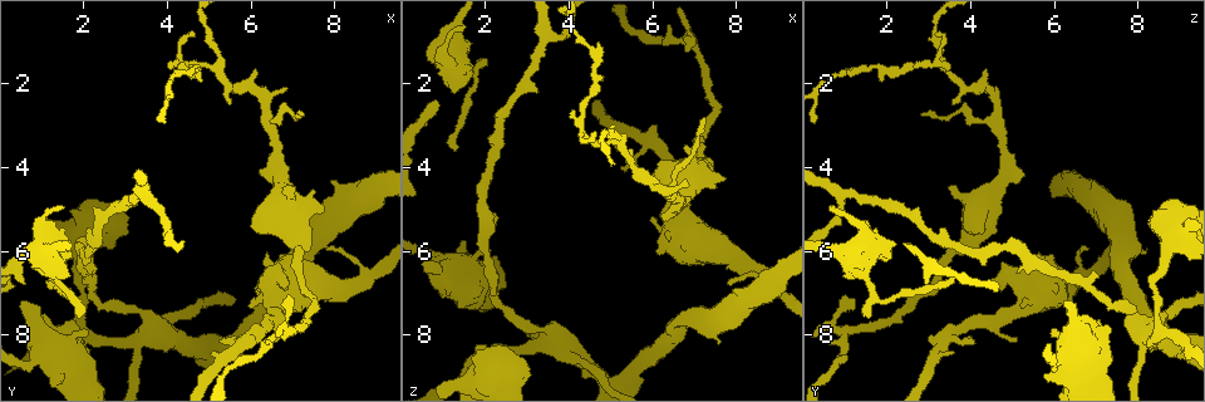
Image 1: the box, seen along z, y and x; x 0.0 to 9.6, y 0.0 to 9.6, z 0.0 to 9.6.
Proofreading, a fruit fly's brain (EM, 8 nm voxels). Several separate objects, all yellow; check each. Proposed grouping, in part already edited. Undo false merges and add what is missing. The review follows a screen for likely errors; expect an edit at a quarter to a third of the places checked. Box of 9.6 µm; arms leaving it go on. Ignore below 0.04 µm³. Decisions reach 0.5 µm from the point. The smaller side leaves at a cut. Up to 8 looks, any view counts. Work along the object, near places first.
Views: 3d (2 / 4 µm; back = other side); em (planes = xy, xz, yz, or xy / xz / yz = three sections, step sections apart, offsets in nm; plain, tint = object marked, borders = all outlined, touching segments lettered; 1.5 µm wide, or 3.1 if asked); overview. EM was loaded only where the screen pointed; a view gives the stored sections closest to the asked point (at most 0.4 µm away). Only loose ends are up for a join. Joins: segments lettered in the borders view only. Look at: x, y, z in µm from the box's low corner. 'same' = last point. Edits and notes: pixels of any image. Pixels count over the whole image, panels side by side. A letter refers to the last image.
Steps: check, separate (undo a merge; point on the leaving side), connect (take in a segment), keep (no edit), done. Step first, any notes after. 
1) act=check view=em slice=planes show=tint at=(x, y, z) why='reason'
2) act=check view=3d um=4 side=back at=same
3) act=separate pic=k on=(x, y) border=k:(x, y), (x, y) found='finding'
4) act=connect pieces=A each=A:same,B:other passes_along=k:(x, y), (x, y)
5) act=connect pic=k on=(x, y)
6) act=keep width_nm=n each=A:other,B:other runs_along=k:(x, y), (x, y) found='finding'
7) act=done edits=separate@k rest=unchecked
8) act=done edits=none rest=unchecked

act=check view=em slice=yz step=4 show=borders at=(0.65, 8.80, 6.00)

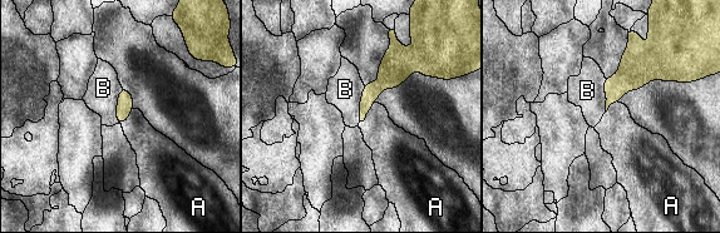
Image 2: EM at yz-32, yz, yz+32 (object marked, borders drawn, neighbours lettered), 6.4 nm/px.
act=check view=em slice=xz step=4 show=borders at=same why='another direction'

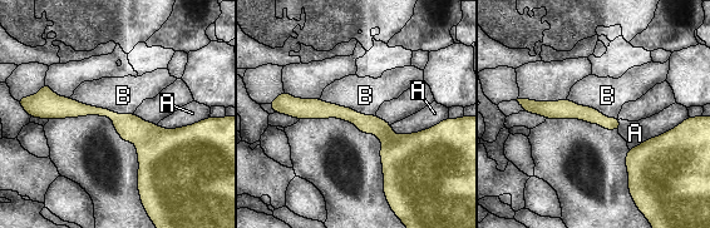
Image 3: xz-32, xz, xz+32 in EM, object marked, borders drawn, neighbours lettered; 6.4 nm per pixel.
act=keep width_nm=60 each=A:other,B:other border=3:(69, 98), (133, 114) found='continuous, no second cell'

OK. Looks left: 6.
act=check view=em slice=planes show=borders at=(1.90, 7.65, 1.60) why='free end'

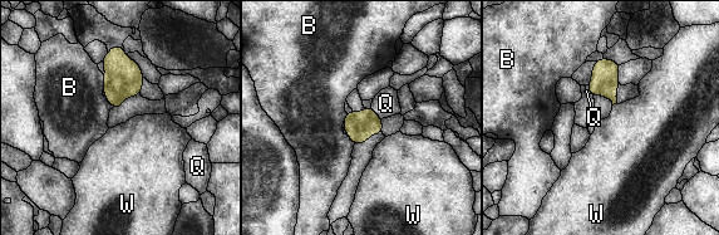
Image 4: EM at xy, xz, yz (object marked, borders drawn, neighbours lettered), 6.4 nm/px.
act=connect pieces=Q longest_contact=Q:110nm each=B:other,Q:same,W:other found='the cell continues'

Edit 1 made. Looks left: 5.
act=check view=3d um=4 at=(3.40, 8.05, 8.20)

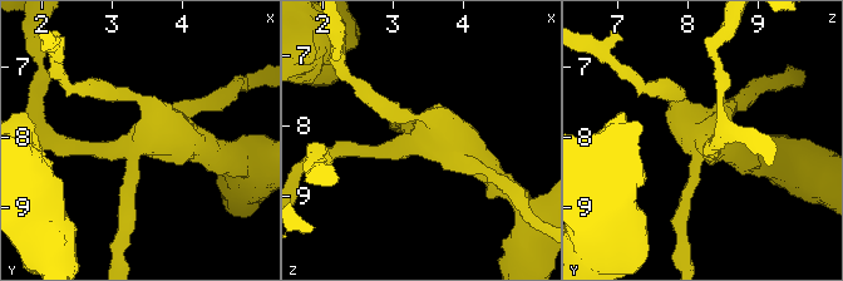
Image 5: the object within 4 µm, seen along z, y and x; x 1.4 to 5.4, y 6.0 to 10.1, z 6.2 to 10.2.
act=check view=em um=3.1 slice=planes show=borders at=(3.40, 8.10, 8.25)

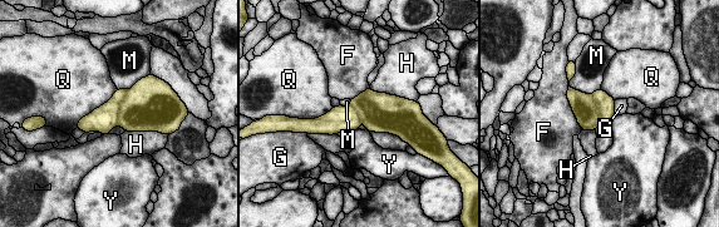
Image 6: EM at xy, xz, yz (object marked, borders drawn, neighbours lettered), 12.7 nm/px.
act=separate pic=6 on=(604, 104) longest_contact=Q:750nm each=F:other,G:other,H:other,M:other,Q:other,Y:other border=6:(591, 95), (600, 123) found='a second cell is stuck on'

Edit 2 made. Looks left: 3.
act=done edits=connect@4,separate@6 rest=unchecked

